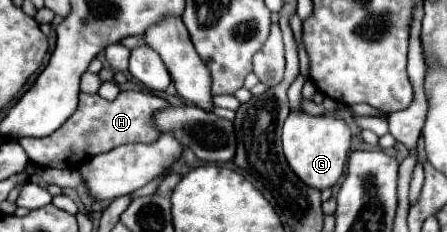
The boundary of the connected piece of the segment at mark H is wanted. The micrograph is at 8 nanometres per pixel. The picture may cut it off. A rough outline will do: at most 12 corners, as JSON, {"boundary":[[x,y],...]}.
{"boundary":[[80,93],[52,135],[18,140],[40,167],[78,169],[118,143],[152,143],[152,93]]}

